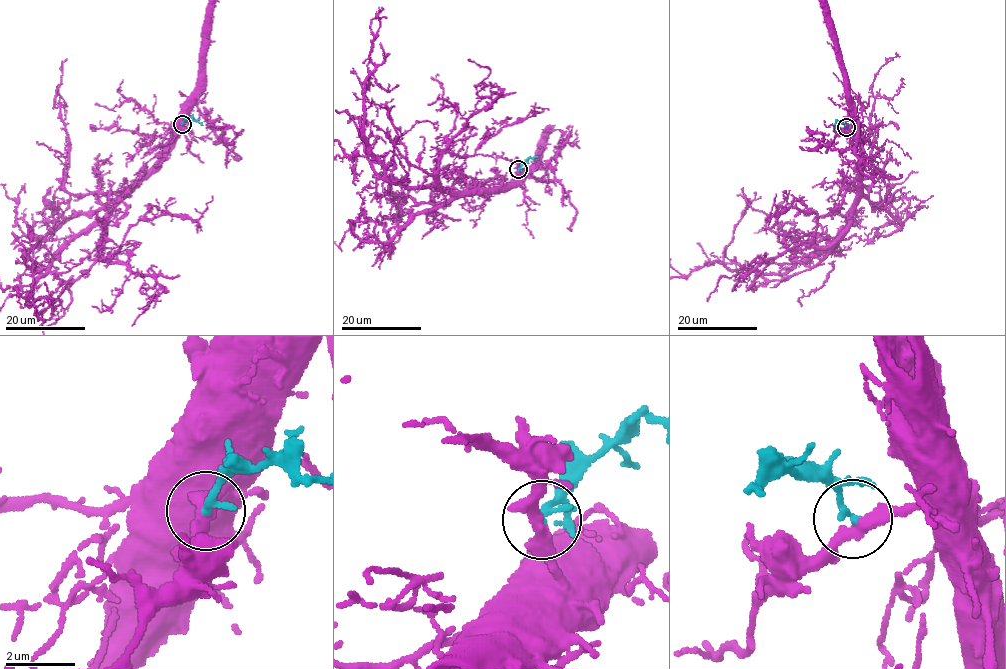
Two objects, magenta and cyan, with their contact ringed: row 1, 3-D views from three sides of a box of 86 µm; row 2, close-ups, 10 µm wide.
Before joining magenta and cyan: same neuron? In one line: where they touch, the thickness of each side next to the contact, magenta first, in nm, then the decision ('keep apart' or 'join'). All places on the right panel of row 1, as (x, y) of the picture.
(846, 127) | 360/240 nm | join

